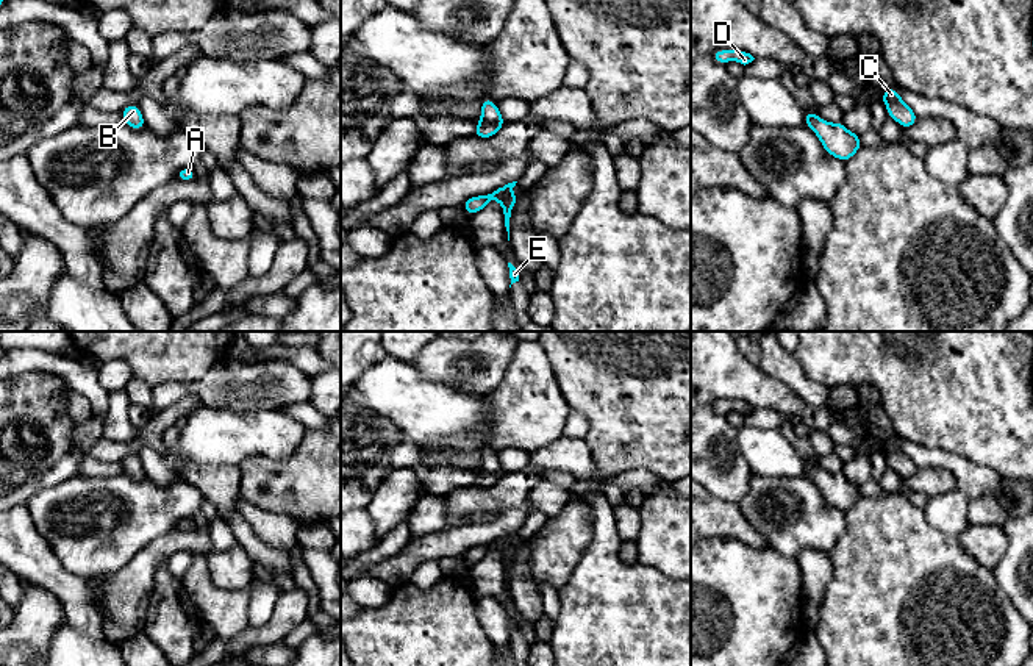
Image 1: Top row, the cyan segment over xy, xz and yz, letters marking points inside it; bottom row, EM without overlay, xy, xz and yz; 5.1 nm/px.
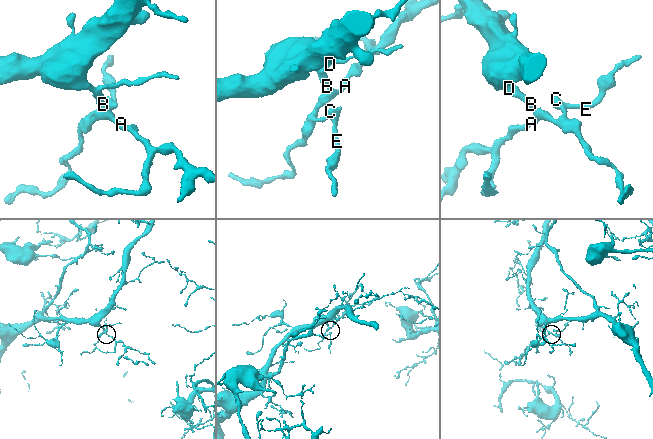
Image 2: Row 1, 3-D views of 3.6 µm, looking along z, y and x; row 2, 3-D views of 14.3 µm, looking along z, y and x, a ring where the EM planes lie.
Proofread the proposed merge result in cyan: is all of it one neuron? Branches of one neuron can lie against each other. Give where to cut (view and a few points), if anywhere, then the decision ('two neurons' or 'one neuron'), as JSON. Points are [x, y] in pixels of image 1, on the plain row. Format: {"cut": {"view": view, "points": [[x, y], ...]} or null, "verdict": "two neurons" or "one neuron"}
{"cut": null, "verdict": "one neuron"}

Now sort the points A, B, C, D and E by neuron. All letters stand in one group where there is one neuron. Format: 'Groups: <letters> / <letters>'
Groups: A B C D E

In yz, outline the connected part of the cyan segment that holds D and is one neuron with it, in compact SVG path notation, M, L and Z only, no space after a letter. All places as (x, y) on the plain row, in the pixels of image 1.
M716 400L711 406L719 414L725 414L727 411L738 411L745 416L755 410L744 400Z

